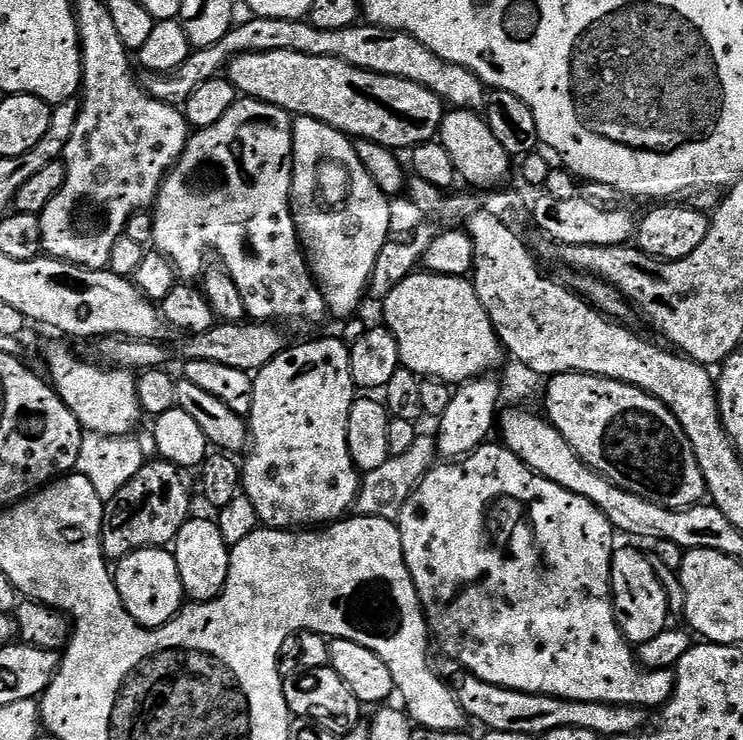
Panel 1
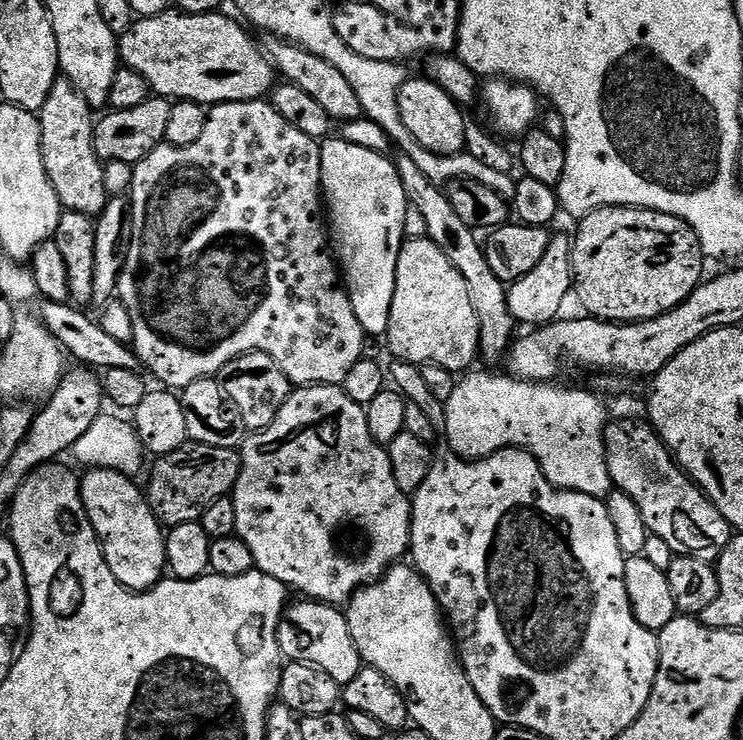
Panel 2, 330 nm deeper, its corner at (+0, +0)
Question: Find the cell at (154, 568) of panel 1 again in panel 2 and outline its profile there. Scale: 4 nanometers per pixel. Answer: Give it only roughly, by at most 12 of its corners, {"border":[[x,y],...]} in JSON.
{"border":[[120,472],[83,473],[80,497],[114,578],[166,576],[166,532]]}

